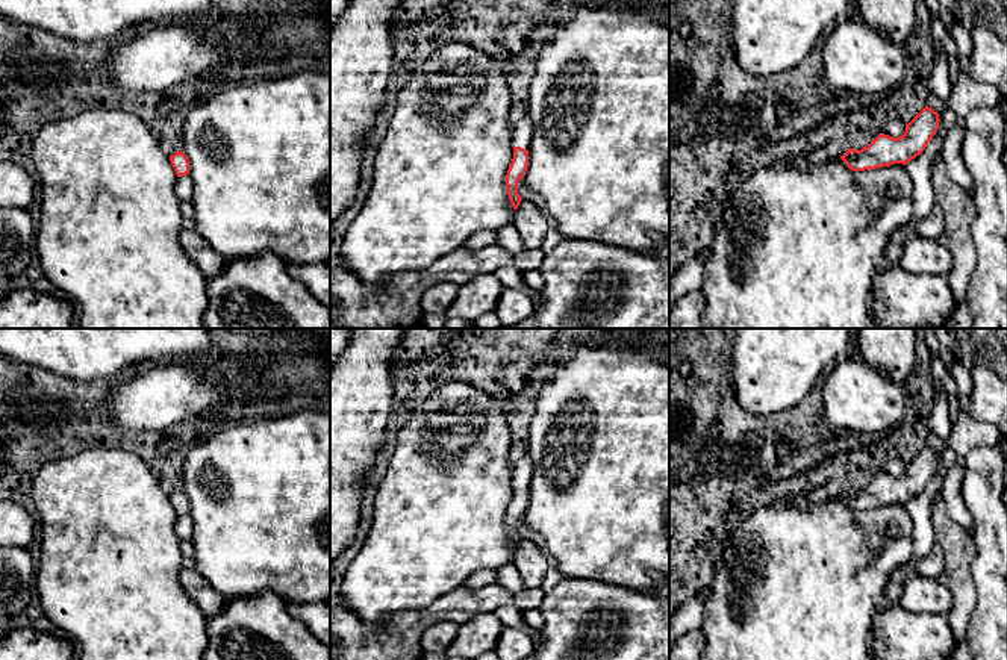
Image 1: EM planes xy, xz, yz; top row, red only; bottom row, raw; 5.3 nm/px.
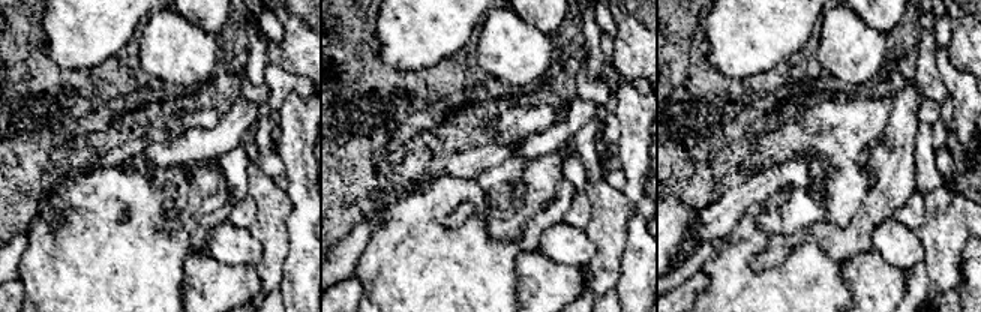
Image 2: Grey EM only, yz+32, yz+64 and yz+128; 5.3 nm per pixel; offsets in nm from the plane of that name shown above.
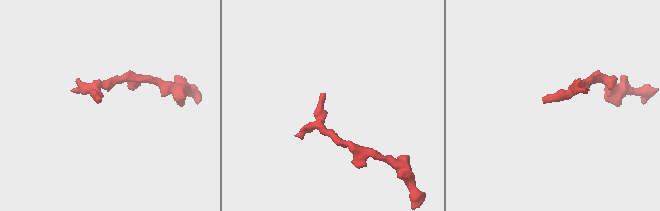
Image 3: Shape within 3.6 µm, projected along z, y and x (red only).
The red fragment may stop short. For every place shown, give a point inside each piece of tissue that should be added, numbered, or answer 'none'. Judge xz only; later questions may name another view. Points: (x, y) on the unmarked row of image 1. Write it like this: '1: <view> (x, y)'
1: xz (523, 471)

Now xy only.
none

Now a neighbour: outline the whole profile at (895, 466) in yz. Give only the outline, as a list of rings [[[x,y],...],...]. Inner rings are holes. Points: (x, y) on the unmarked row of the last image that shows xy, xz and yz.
[[[890,457],[884,465],[883,465],[883,472],[889,474],[892,477],[899,477],[906,471],[906,460],[901,457]]]

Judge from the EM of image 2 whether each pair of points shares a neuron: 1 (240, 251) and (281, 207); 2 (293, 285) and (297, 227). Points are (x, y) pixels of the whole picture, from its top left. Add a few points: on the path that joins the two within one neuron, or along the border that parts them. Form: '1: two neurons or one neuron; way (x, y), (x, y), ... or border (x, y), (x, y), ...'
1: two neurons; border (248, 228), (261, 245), (257, 270)
2: one neuron; way (299, 270), (299, 242)

